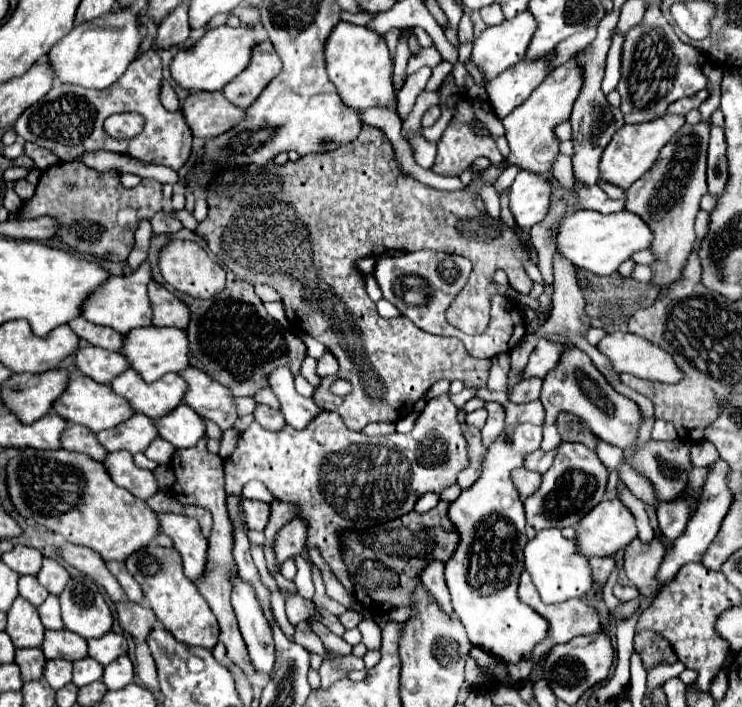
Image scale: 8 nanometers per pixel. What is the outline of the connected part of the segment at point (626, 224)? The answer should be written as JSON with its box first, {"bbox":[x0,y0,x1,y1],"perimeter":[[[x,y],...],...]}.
{"bbox":[555,210,651,276],"perimeter":[[[575,210],[567,214],[557,226],[555,250],[573,262],[575,268],[587,270],[597,276],[609,276],[617,272],[617,266],[631,254],[649,248],[651,230],[643,220],[627,210],[613,214],[599,214],[593,210]]]}

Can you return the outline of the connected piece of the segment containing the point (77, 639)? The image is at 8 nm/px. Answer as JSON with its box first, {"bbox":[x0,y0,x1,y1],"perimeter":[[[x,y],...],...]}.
{"bbox":[41,630,87,662],"perimeter":[[[47,630],[41,648],[47,660],[63,658],[75,662],[87,656],[87,640],[71,630]]]}

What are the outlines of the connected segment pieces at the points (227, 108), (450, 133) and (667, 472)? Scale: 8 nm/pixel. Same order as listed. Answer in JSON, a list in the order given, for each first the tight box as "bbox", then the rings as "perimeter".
[{"bbox":[183,92,245,138],"perimeter":[[[193,92],[183,102],[183,118],[197,138],[215,138],[243,120],[245,110],[235,108],[221,92]]]},{"bbox":[433,100,503,176],"perimeter":[[[459,100],[459,106],[457,106],[457,114],[453,116],[453,120],[449,122],[449,126],[445,128],[441,140],[437,142],[437,158],[435,158],[435,164],[433,164],[433,172],[435,174],[441,174],[441,176],[459,176],[463,170],[467,170],[475,158],[479,156],[485,156],[489,158],[493,164],[499,164],[503,162],[503,156],[499,152],[499,148],[495,146],[495,142],[491,138],[483,138],[483,136],[477,136],[475,130],[471,128],[471,124],[481,124],[477,122],[475,114],[473,114],[473,108],[471,108],[471,100]]]},{"bbox":[633,440,691,500],"perimeter":[[[673,440],[673,442],[655,442],[655,444],[647,444],[641,446],[639,452],[635,452],[633,456],[633,466],[651,480],[651,484],[655,486],[657,498],[659,500],[673,500],[675,496],[683,494],[683,488],[687,484],[687,476],[691,472],[691,462],[689,462],[689,444],[681,442],[681,440]]]}]

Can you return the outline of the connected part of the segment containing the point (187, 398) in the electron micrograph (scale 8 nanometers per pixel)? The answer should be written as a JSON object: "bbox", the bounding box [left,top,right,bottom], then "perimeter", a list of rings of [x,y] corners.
{"bbox":[177,366,237,430],"perimeter":[[[187,366],[183,372],[177,374],[187,382],[183,404],[199,412],[199,416],[217,422],[221,430],[233,428],[237,416],[235,416],[233,396],[231,392],[227,392],[227,388],[211,380],[205,372],[199,372],[197,368],[191,366]]]}

